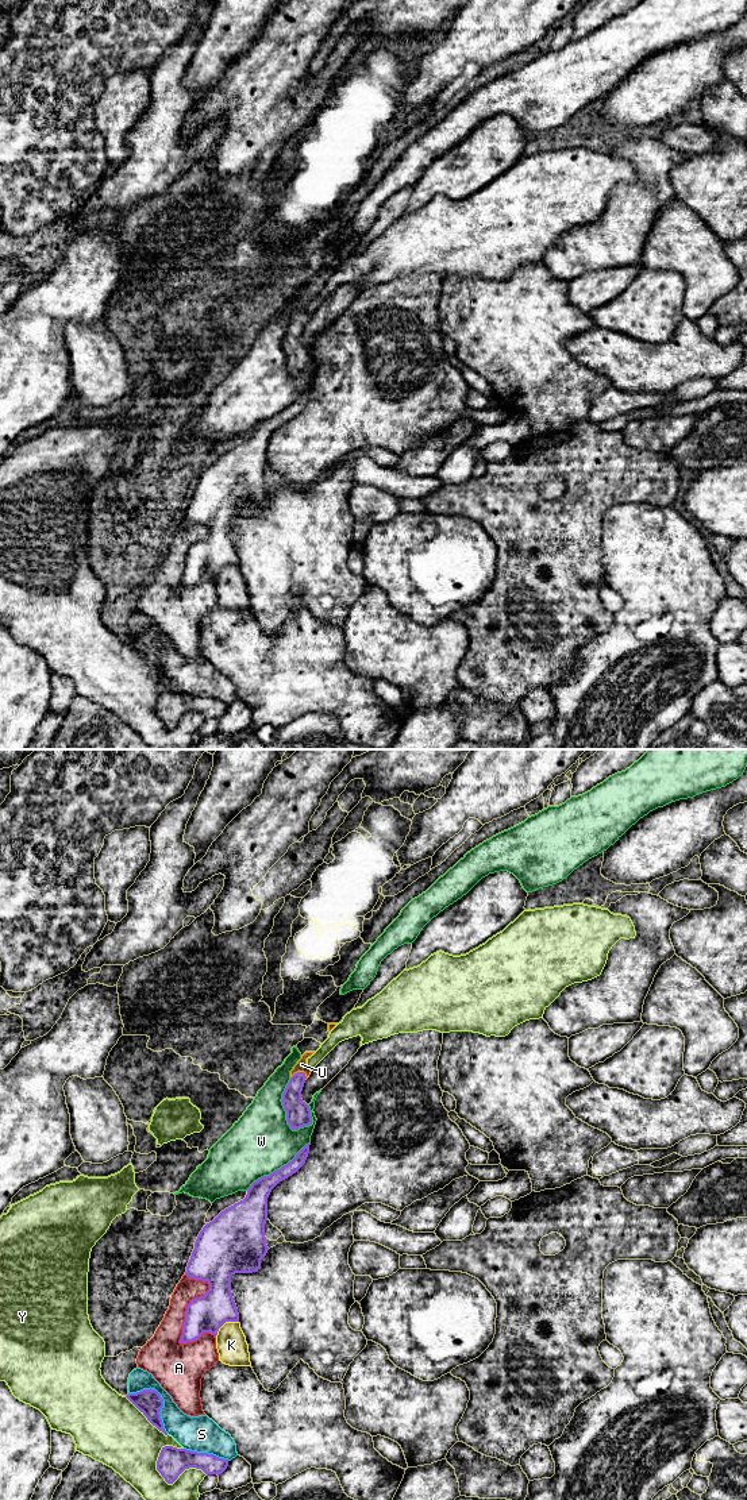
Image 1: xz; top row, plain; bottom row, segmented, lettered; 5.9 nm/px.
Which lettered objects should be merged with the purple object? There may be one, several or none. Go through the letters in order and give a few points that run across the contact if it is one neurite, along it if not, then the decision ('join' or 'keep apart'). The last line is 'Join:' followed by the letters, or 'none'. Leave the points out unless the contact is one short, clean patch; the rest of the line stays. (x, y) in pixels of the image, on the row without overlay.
A: keep apart
K: keep apart
S: keep apart
U: xz (297, 357), (295, 328), (299, 316), (301, 308) | join
W: keep apart
Y: keep apart
Join: U

